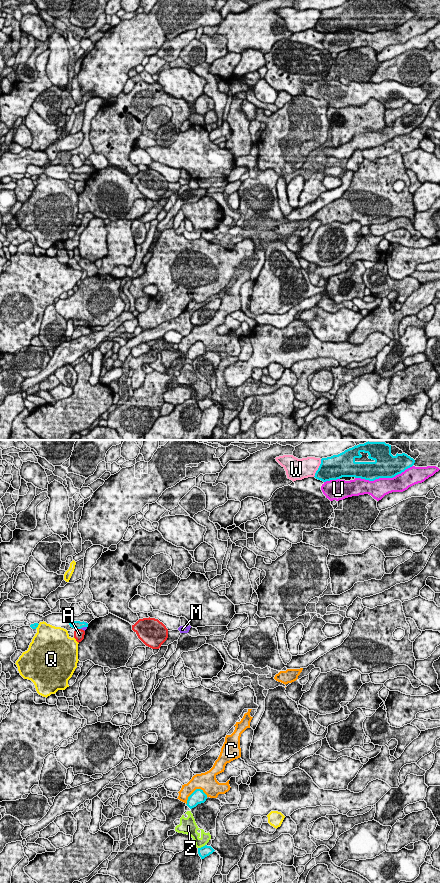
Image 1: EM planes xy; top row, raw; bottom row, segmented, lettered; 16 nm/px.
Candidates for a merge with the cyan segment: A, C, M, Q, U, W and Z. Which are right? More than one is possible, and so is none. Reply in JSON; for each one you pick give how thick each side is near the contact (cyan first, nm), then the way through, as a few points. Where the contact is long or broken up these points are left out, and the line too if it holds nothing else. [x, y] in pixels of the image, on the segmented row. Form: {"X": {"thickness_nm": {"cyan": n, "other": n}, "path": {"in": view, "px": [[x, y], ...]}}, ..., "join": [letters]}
{"M": {"thickness_nm": {"cyan": 130, "other": 60}, "path": {"in": "xy", "px": [[74, 624], [83, 626], [84, 628]]}}, "join": ["M"]}

